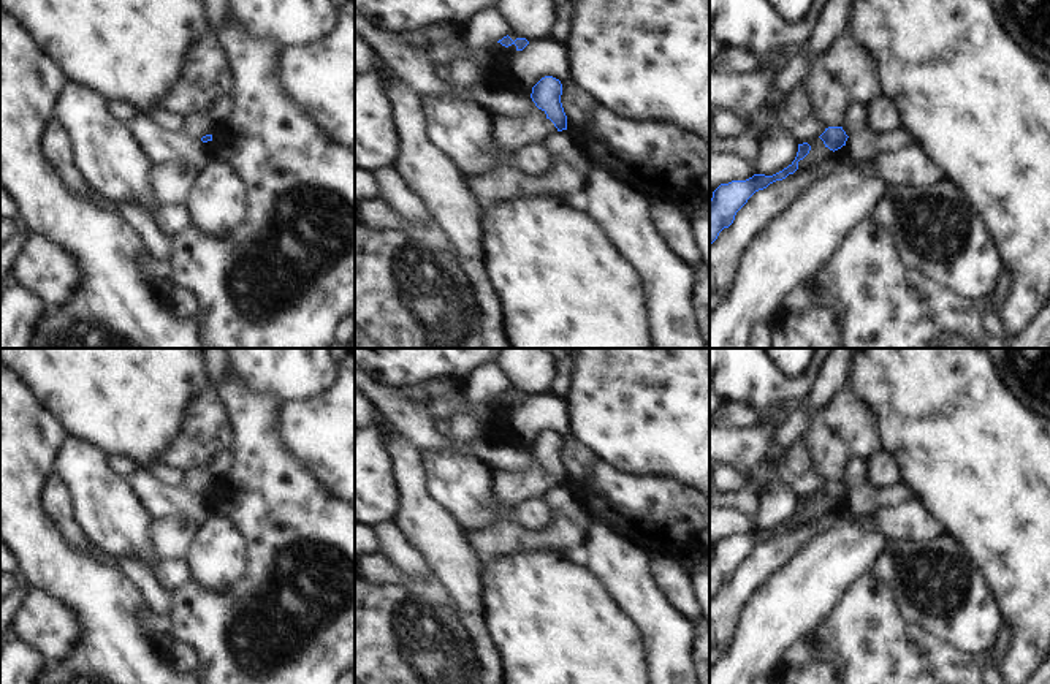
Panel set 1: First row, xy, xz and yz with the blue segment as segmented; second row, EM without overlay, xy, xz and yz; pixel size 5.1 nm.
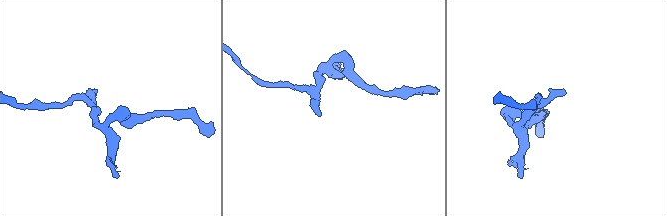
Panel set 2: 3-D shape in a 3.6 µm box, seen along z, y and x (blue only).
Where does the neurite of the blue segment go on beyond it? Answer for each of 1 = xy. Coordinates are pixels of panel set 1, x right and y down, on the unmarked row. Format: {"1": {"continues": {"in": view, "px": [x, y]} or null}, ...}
{"1": {"continues": null}}

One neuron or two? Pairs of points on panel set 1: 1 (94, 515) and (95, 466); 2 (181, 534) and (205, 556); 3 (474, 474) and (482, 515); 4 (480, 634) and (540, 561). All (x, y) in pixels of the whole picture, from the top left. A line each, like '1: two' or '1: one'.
1: one
2: two
3: one
4: two

